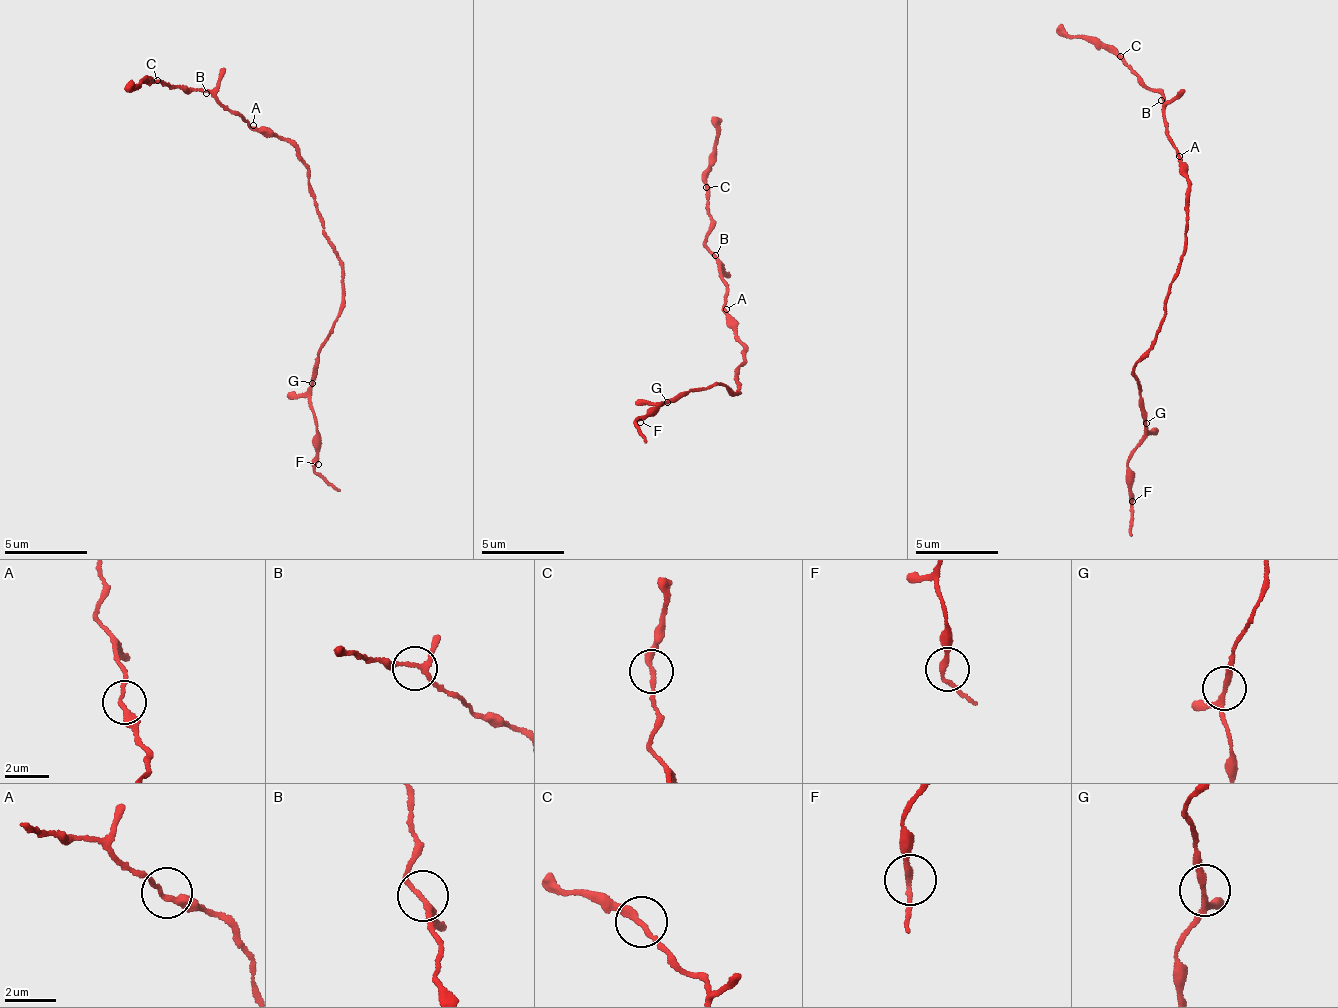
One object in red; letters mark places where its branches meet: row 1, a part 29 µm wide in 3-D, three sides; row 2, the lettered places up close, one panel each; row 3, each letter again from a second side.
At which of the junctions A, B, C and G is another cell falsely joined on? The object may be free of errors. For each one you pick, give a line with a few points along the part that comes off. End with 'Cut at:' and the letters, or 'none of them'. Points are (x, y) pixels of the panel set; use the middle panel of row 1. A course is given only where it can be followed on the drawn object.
Cut at: none of them

